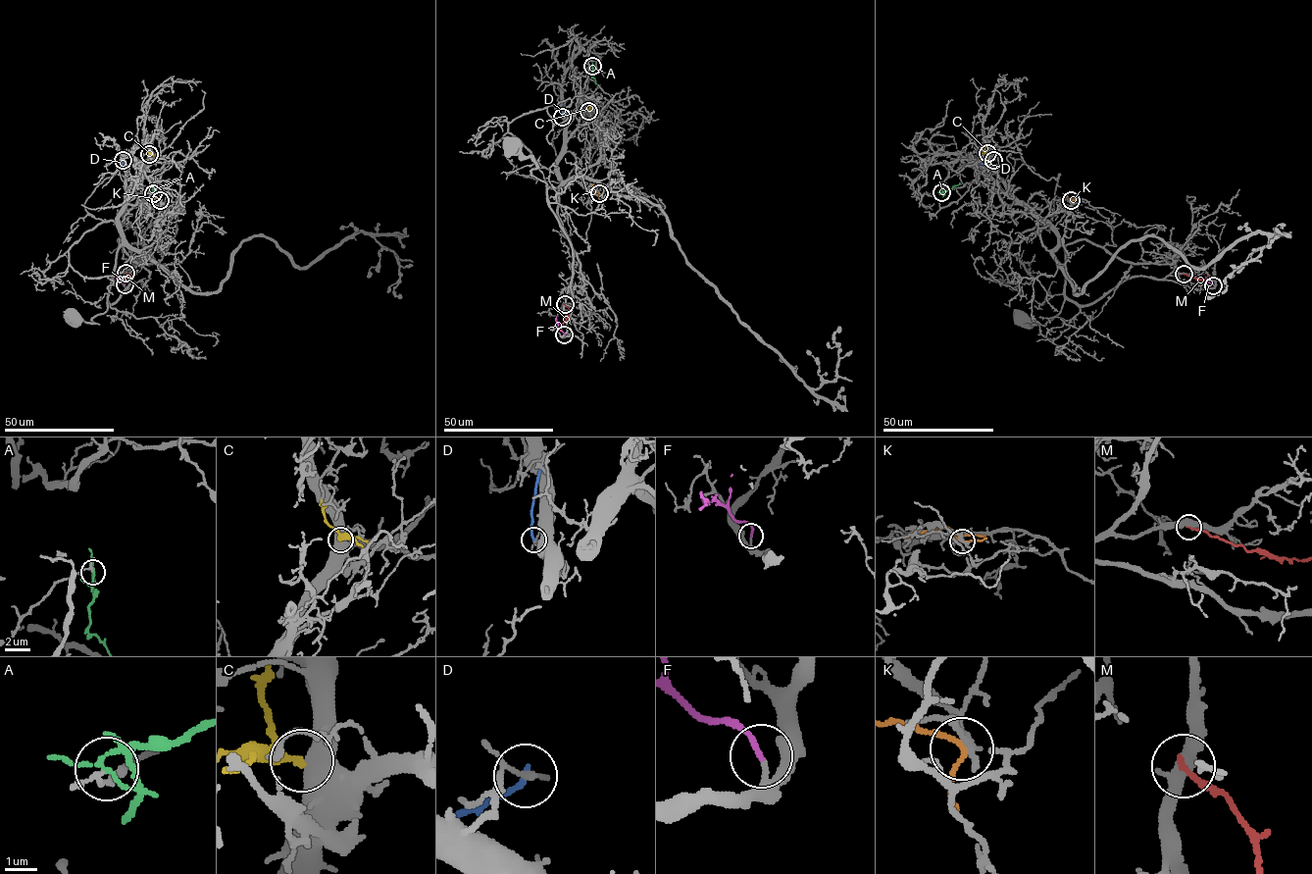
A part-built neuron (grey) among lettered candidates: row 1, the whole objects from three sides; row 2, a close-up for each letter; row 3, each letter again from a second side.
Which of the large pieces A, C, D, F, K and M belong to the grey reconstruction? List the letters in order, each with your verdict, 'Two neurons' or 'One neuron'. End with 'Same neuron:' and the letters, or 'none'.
A: Two neurons
C: Two neurons
D: Two neurons
F: One neuron
K: Two neurons
M: Two neurons
Same neuron: F

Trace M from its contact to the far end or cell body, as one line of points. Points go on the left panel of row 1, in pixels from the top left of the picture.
M: (125, 273), (130, 276), (123, 279), (115, 274)

